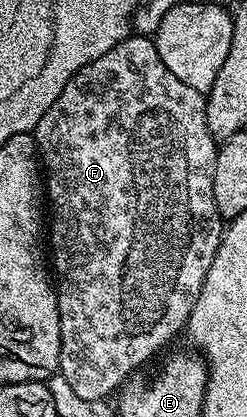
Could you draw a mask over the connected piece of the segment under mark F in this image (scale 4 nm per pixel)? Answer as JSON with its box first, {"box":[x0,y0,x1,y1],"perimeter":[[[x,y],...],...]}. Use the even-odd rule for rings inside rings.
{"box":[32,35,223,400],"perimeter":[[[131,35],[119,41],[108,55],[100,55],[88,63],[60,91],[60,99],[48,107],[32,134],[40,154],[40,165],[44,170],[44,193],[50,196],[48,205],[48,249],[52,254],[52,269],[56,274],[56,292],[60,311],[60,363],[58,373],[68,379],[69,386],[83,399],[100,400],[109,398],[109,393],[117,394],[131,380],[130,372],[148,360],[161,345],[172,340],[186,328],[186,320],[200,299],[204,279],[216,259],[216,251],[222,242],[223,218],[218,216],[212,191],[212,175],[219,146],[216,138],[208,131],[206,119],[206,99],[196,87],[180,83],[158,54],[153,40],[146,35]]]}

